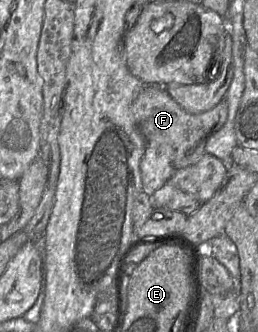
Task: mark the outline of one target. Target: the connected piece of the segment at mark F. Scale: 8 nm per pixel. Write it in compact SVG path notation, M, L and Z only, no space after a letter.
M149 85L144 87L133 102L132 112L147 145L166 143L173 148L174 169L177 171L194 165L206 154L206 142L225 124L228 106L225 100L222 100L206 112L191 114L170 96L166 86Z

